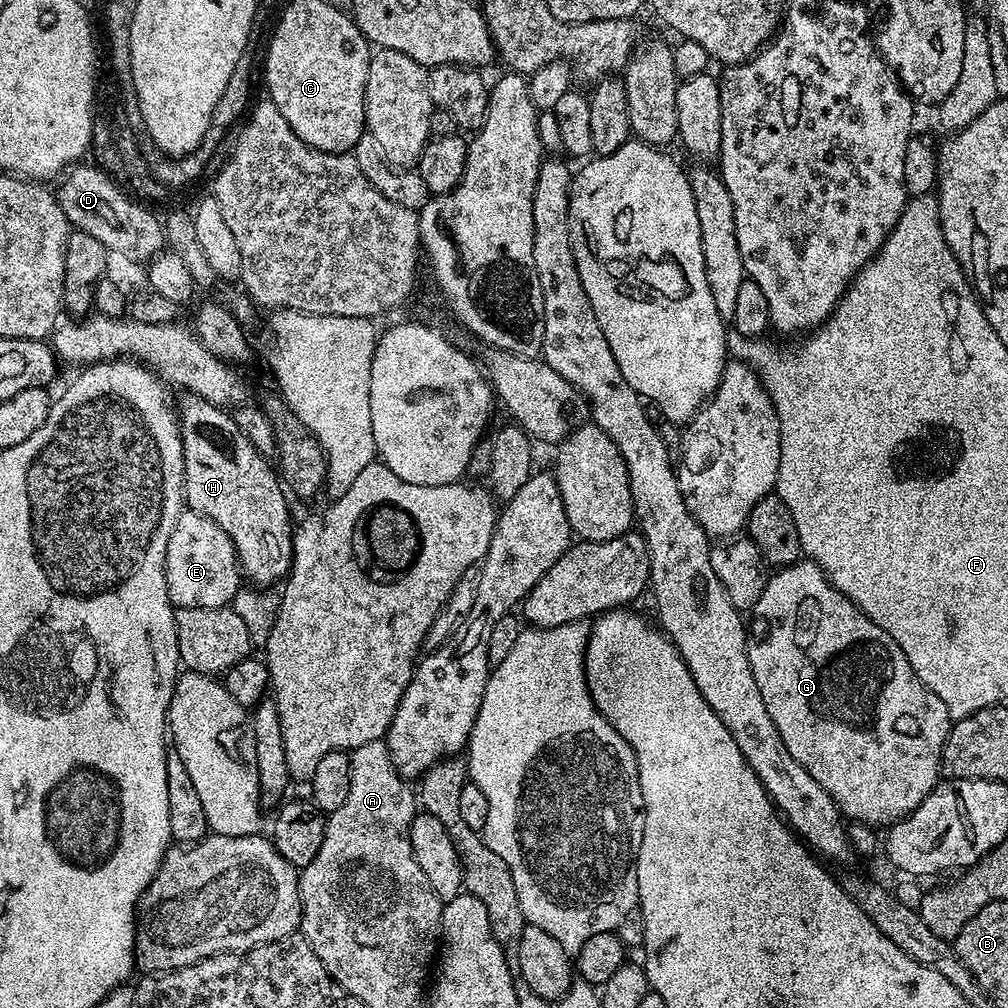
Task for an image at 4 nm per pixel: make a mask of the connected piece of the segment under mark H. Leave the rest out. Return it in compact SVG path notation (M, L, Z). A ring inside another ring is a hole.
M184 394L178 400L180 437L184 451L184 498L191 511L218 522L218 526L226 530L236 547L241 573L247 579L249 576L253 585L276 586L287 577L292 567L294 519L288 513L289 497L277 469L271 468L273 465L255 449L235 419L224 412L227 411L221 405L206 402L201 396Z

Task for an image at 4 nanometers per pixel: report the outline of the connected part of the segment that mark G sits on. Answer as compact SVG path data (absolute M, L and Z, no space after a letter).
M801 558L789 568L781 568L773 571L764 581L762 598L758 598L754 609L756 617L750 620L748 634L748 657L750 658L750 670L754 670L754 678L758 682L758 691L762 694L762 702L766 702L766 710L770 718L782 734L782 742L786 742L786 750L794 754L794 758L834 798L834 802L840 808L841 813L849 821L857 824L871 824L873 826L891 826L906 817L921 804L925 798L936 789L942 779L940 759L946 746L948 730L953 726L953 719L948 715L946 706L942 706L942 700L938 694L934 694L914 674L906 654L894 642L890 634L884 632L883 627L877 624L873 617L862 614L862 610L850 598L846 598L836 589L836 585L828 581L825 569L819 568L810 558Z

